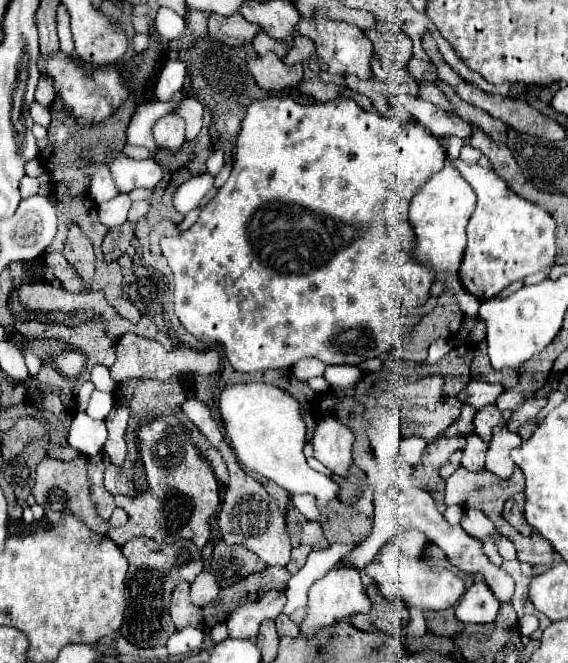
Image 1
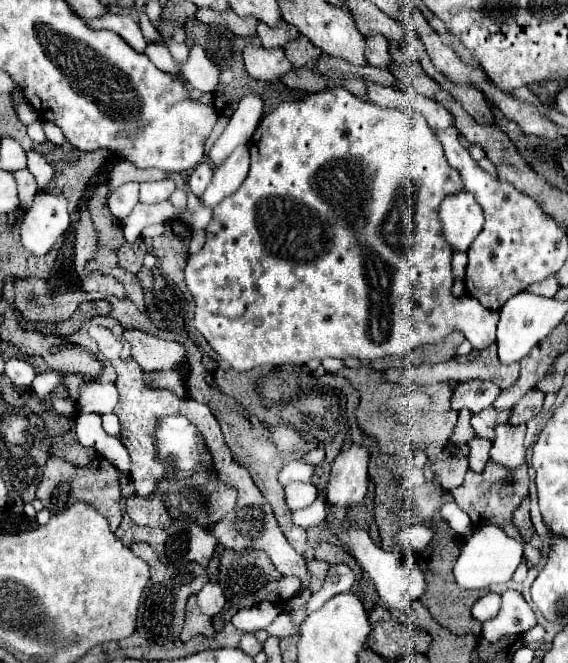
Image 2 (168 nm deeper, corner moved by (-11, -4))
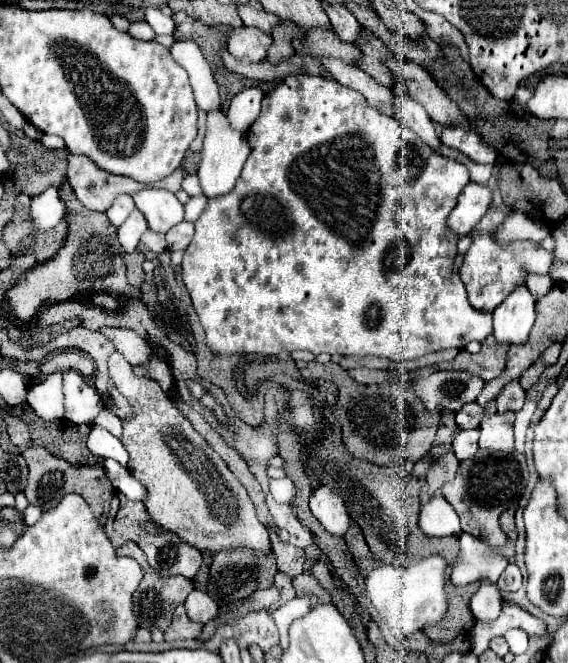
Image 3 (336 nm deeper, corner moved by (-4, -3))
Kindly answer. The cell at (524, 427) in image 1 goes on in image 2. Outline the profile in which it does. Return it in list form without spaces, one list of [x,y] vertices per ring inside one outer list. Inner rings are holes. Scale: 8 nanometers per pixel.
[[[530,390],[530,392],[516,404],[516,408],[512,408],[510,424],[512,424],[512,426],[526,424],[530,418],[534,418],[536,414],[542,412],[542,404],[544,404],[544,392],[540,392],[540,390]]]

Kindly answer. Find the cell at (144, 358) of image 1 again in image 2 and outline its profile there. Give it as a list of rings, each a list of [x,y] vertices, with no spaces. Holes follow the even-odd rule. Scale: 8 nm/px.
[[[126,330],[124,338],[132,346],[132,358],[144,372],[176,370],[182,362],[186,362],[186,346],[178,342],[162,340],[142,330]]]

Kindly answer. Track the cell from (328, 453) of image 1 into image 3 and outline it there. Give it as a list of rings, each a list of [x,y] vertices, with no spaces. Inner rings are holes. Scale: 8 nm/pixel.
[[[319,487],[313,491],[309,499],[311,513],[317,517],[317,521],[335,537],[345,537],[349,531],[349,515],[345,509],[345,503],[341,497],[337,497],[331,489]]]

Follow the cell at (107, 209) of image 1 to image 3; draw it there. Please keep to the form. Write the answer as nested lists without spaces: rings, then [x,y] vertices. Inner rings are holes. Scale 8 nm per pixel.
[[[135,209],[133,215],[119,227],[119,243],[125,253],[133,253],[139,245],[141,235],[147,231],[147,221],[139,209]]]

